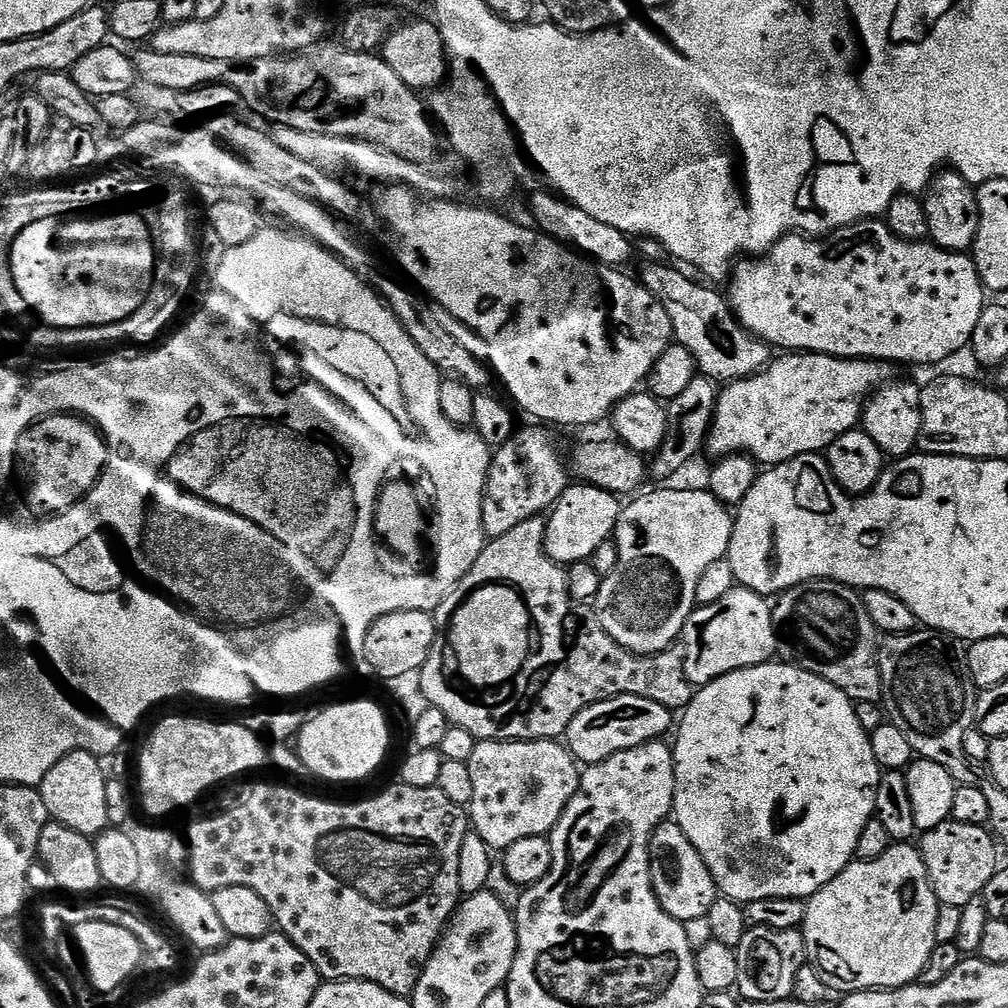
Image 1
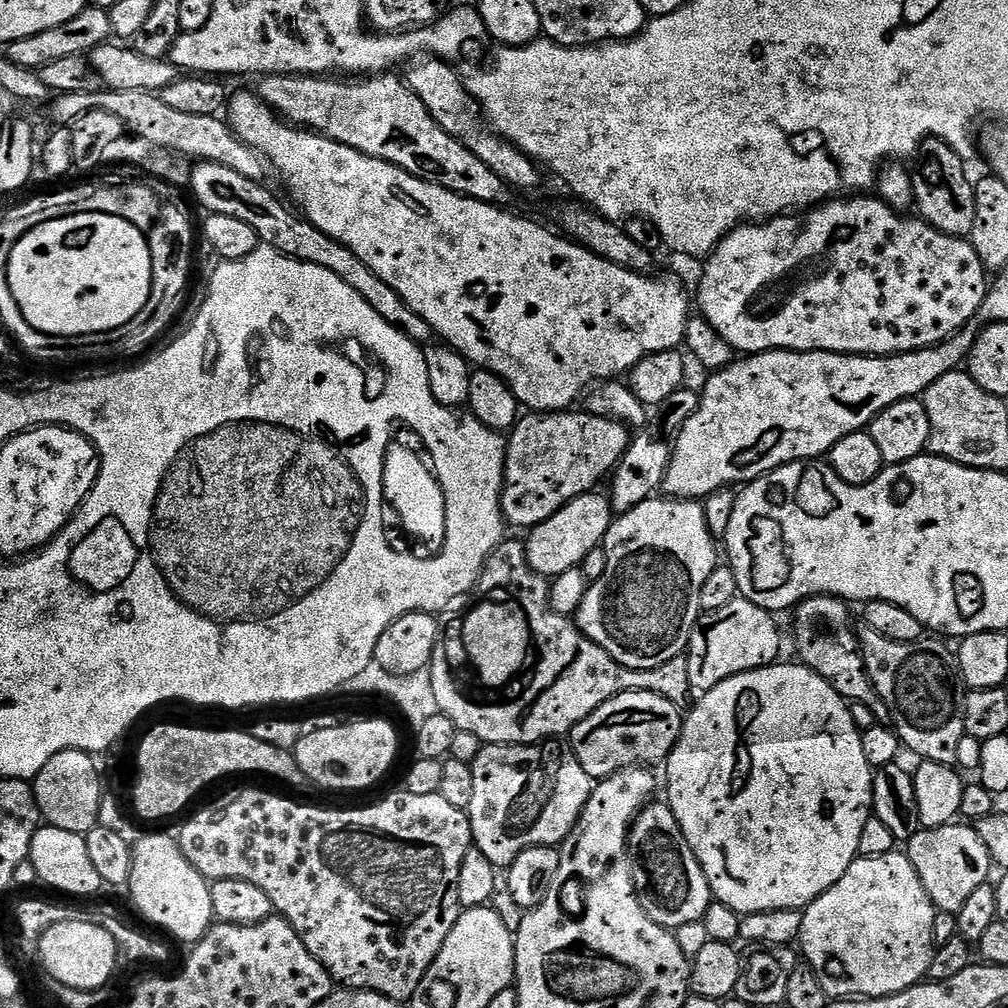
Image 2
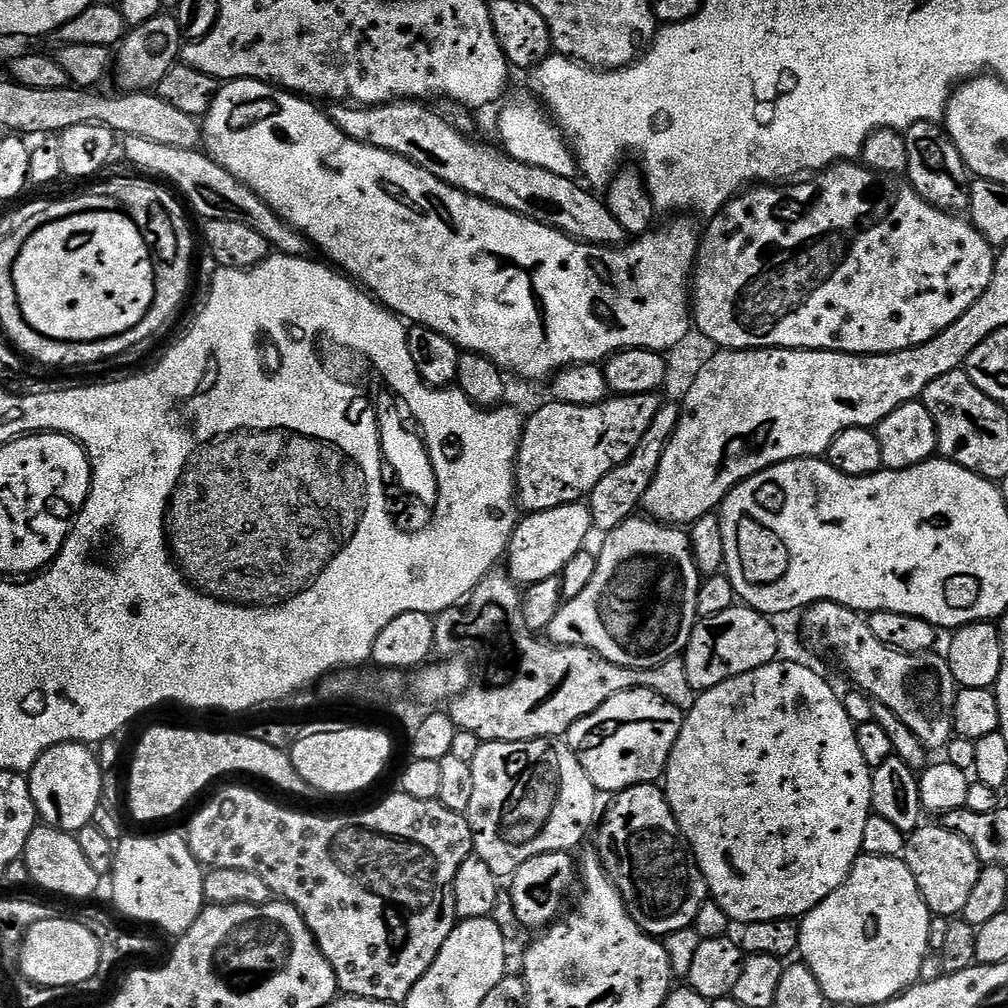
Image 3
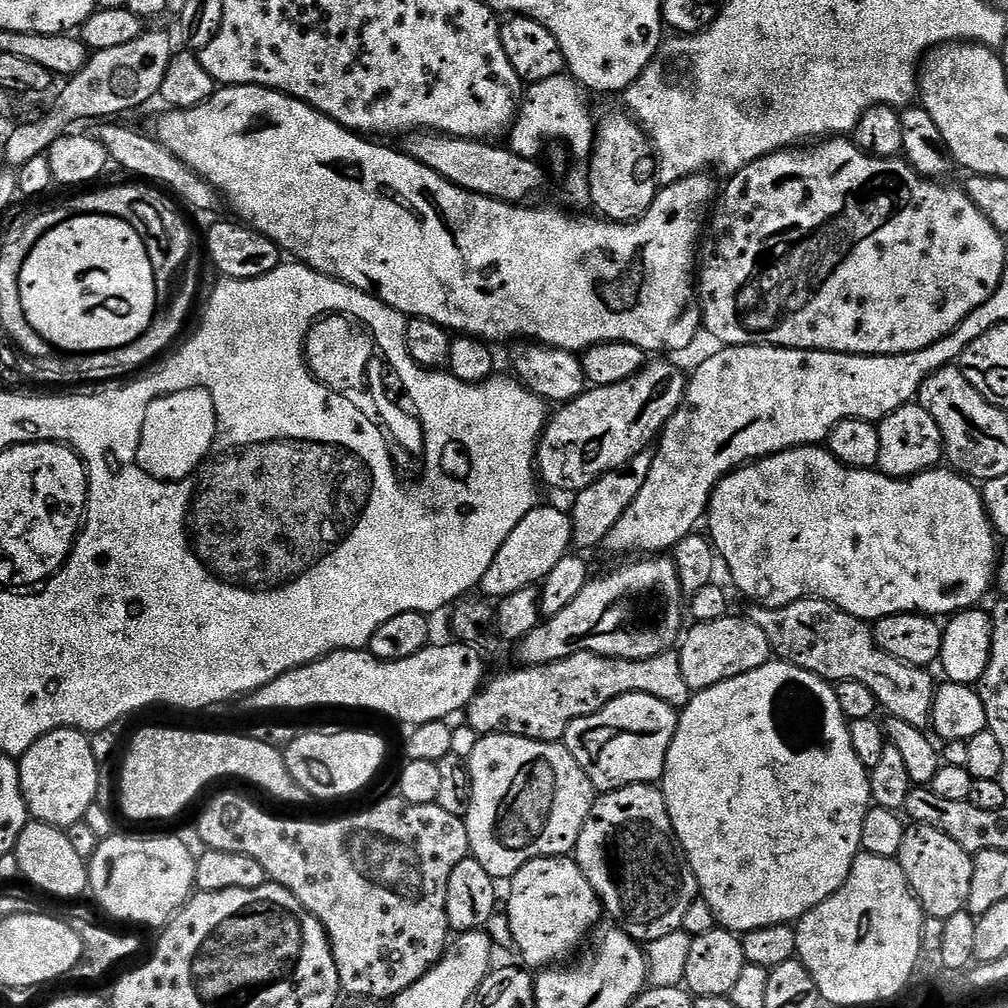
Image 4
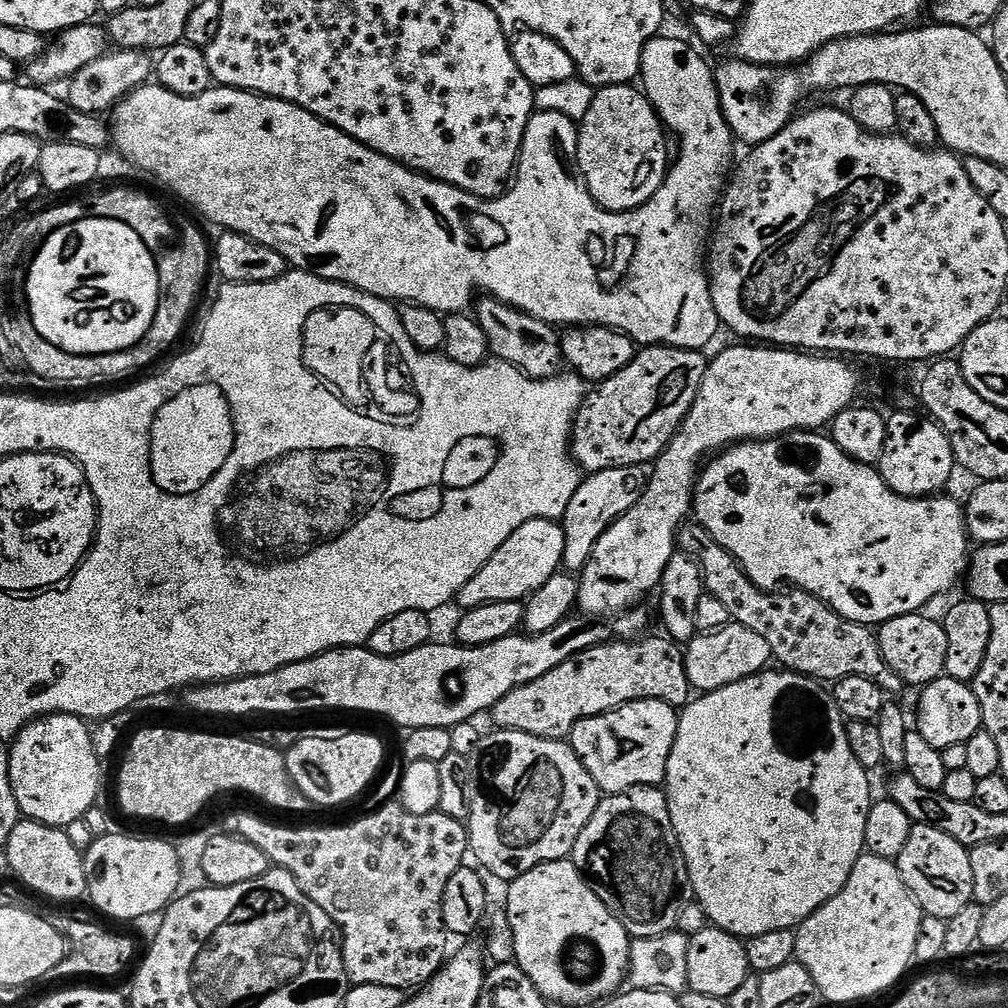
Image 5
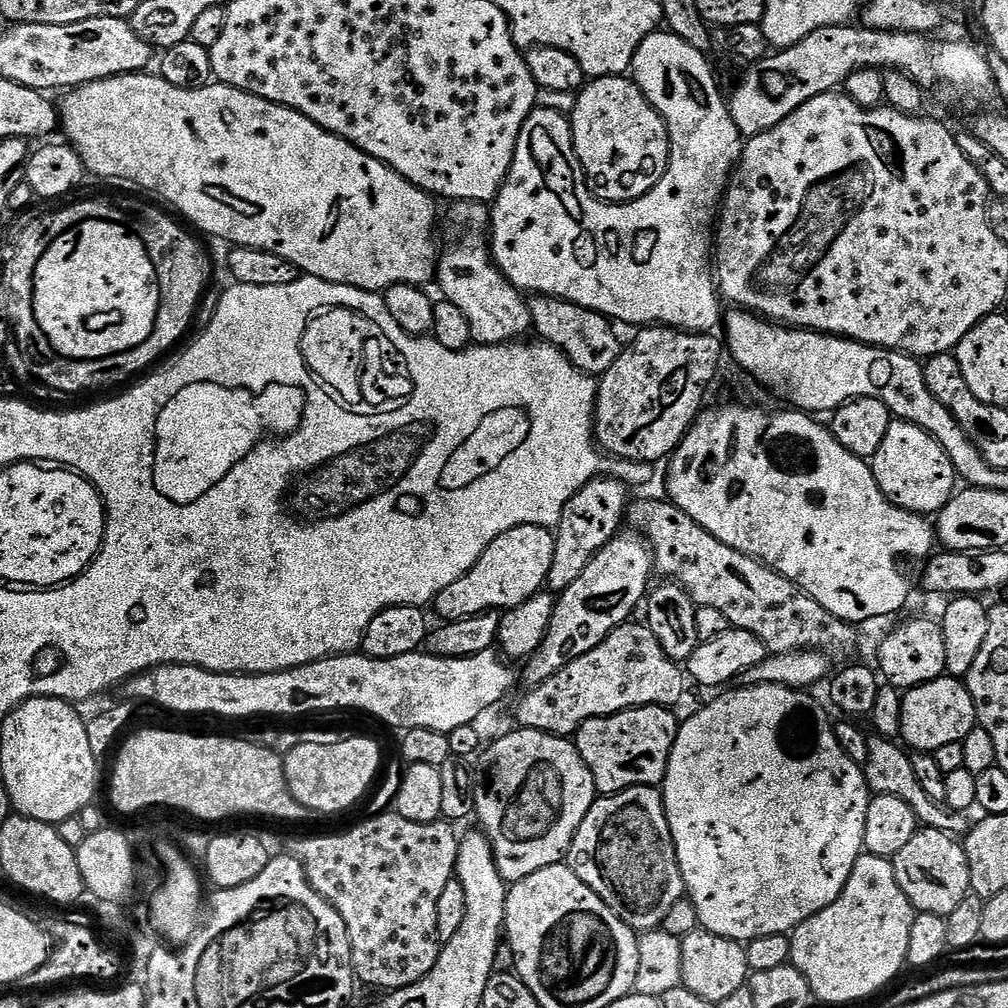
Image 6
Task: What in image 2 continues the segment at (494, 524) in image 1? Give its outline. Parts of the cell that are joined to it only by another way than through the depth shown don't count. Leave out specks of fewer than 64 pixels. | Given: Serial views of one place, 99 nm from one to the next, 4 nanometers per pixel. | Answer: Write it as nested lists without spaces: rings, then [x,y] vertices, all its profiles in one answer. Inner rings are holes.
[[[565,410],[563,412],[533,412],[521,415],[515,428],[511,429],[506,440],[504,453],[504,489],[500,495],[500,505],[505,521],[516,528],[531,530],[536,525],[546,522],[562,506],[574,498],[585,496],[593,491],[600,479],[607,477],[624,457],[630,439],[629,425],[611,420],[605,416],[596,416],[587,410]]]

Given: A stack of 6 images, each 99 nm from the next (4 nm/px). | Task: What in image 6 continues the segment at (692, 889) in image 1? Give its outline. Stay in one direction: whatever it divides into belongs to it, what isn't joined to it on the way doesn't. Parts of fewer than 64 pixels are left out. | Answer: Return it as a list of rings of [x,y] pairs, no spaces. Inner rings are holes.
[[[656,786],[627,788],[625,792],[616,792],[612,796],[600,796],[597,798],[590,806],[586,818],[582,818],[582,826],[578,826],[578,830],[574,834],[572,844],[568,848],[566,863],[569,868],[574,870],[574,874],[578,874],[578,878],[582,878],[582,882],[586,882],[586,886],[590,886],[590,890],[594,890],[594,894],[598,894],[598,898],[602,898],[602,902],[606,902],[606,906],[610,906],[610,910],[614,910],[614,914],[618,914],[618,918],[622,918],[622,922],[629,924],[637,933],[659,929],[663,925],[670,906],[674,906],[674,902],[683,900],[686,896],[682,870],[678,866],[678,854],[674,846],[674,838],[670,834],[670,826],[668,825],[666,810],[664,809],[664,794]]]

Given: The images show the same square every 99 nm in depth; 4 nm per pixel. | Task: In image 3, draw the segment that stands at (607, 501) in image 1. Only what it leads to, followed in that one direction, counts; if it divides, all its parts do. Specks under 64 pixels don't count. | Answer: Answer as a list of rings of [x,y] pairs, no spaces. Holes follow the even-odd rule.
[[[584,502],[558,506],[554,510],[529,512],[512,531],[506,553],[506,571],[520,586],[542,582],[542,578],[560,576],[566,562],[570,562],[574,554],[585,551],[587,544],[584,543],[591,532],[594,532],[592,515]]]

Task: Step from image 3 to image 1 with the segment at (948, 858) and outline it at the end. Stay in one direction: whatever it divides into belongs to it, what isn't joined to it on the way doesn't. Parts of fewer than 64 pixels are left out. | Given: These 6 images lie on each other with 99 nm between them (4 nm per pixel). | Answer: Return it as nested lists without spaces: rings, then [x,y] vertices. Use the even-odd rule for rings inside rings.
[[[951,819],[948,823],[923,833],[919,837],[918,847],[922,862],[926,862],[926,874],[930,878],[934,894],[943,906],[965,908],[970,902],[981,899],[984,895],[984,888],[998,870],[998,863],[996,864],[998,844],[993,833],[987,827],[966,826]]]

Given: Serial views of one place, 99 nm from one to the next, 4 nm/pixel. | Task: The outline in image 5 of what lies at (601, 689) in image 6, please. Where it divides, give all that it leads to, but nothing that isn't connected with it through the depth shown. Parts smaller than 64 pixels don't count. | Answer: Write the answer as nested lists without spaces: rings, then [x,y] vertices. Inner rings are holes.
[[[644,634],[639,638],[612,638],[612,641],[609,639],[607,642],[598,643],[592,648],[587,648],[585,652],[570,657],[554,670],[542,674],[542,678],[510,690],[506,698],[499,700],[490,709],[490,717],[492,716],[493,722],[496,723],[493,725],[506,732],[521,732],[547,740],[564,740],[571,737],[572,728],[578,721],[612,712],[615,708],[621,708],[623,704],[630,702],[657,700],[666,702],[674,709],[683,709],[694,692],[686,674],[684,648],[677,641],[669,640],[667,635],[648,635]]]

